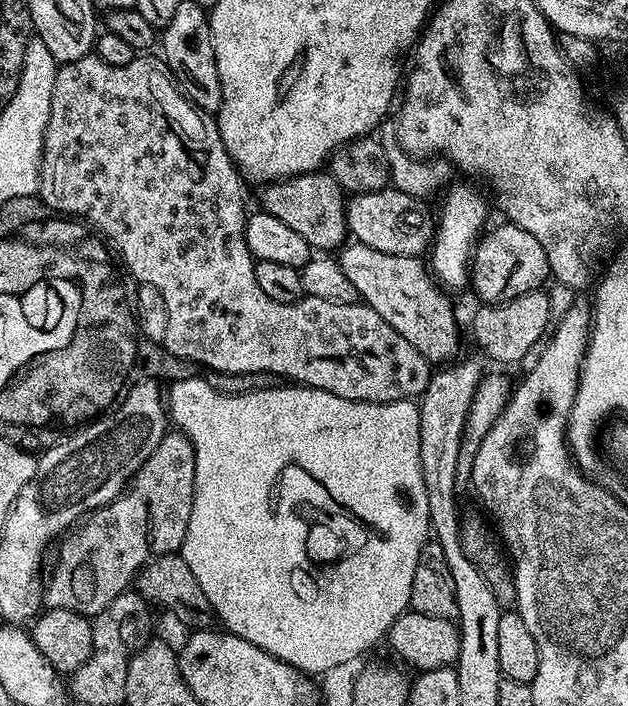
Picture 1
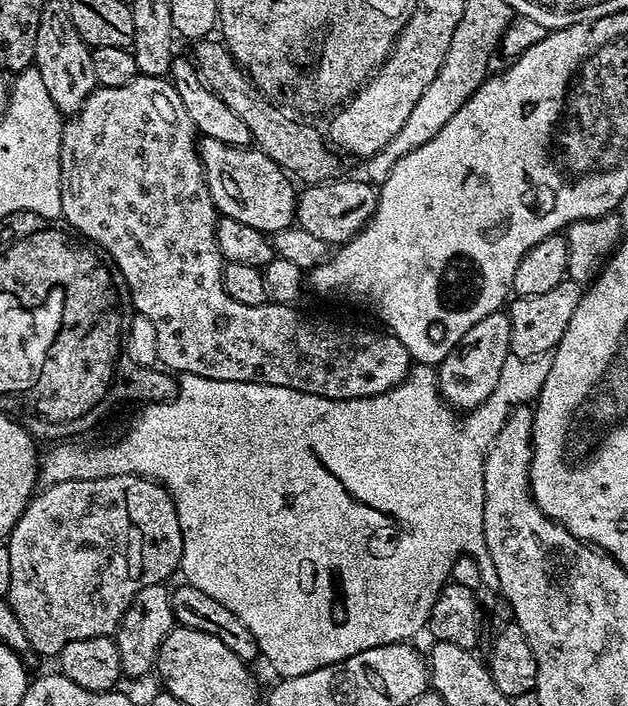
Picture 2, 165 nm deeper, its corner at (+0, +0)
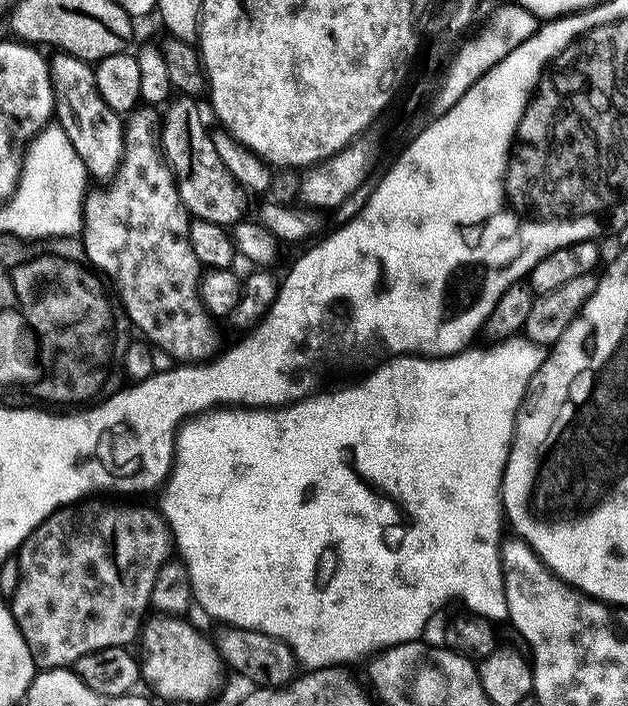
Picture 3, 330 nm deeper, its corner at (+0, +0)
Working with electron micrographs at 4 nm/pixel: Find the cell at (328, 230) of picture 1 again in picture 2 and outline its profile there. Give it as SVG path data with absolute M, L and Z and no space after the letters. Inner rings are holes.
M209 136L199 141L198 147L210 198L220 216L229 216L234 218L234 222L254 226L254 230L265 234L293 227L296 220L297 185L290 179L289 173L279 168L265 152L248 146L235 148Z

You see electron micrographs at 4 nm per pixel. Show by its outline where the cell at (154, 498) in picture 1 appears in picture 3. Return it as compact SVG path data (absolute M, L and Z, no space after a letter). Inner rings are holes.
M108 504L80 528L78 509L59 508L18 549L20 577L10 607L40 670L68 668L82 654L131 645L152 603L154 578L174 548L159 511Z

